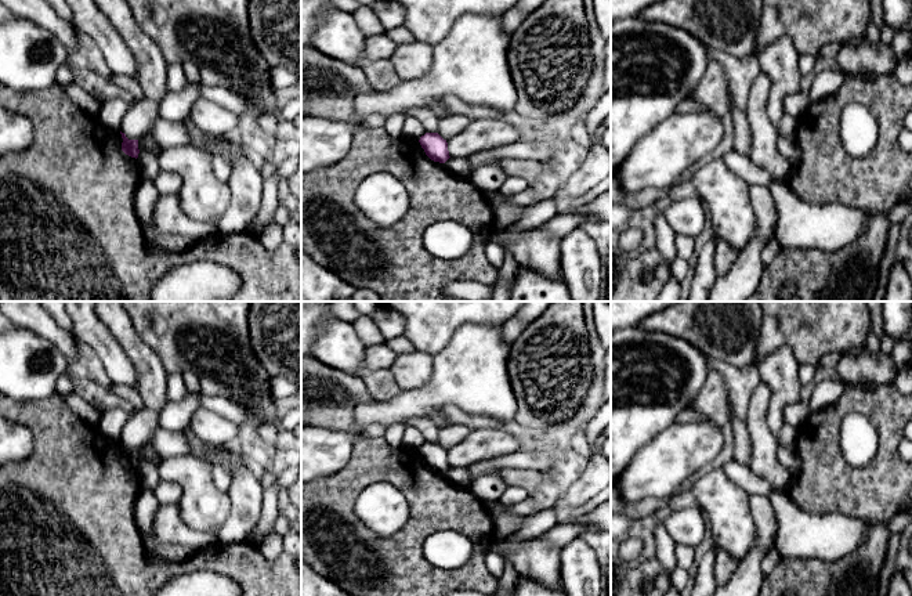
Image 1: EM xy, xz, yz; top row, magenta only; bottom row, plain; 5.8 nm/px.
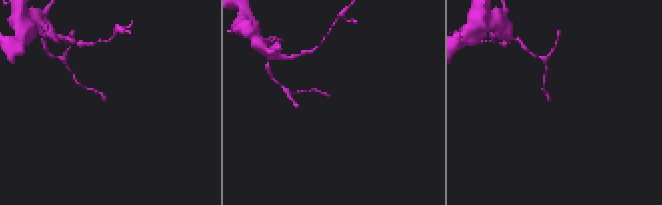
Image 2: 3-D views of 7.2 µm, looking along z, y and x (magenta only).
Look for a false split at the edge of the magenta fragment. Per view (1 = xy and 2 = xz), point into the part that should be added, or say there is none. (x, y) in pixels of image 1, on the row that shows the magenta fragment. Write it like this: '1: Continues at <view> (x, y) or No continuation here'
1: No continuation here
2: No continuation here

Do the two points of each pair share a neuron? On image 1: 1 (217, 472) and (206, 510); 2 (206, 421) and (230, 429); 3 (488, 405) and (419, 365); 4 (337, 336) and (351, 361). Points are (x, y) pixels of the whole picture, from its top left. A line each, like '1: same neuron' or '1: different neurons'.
1: different neurons
2: same neuron
3: different neurons
4: same neuron

